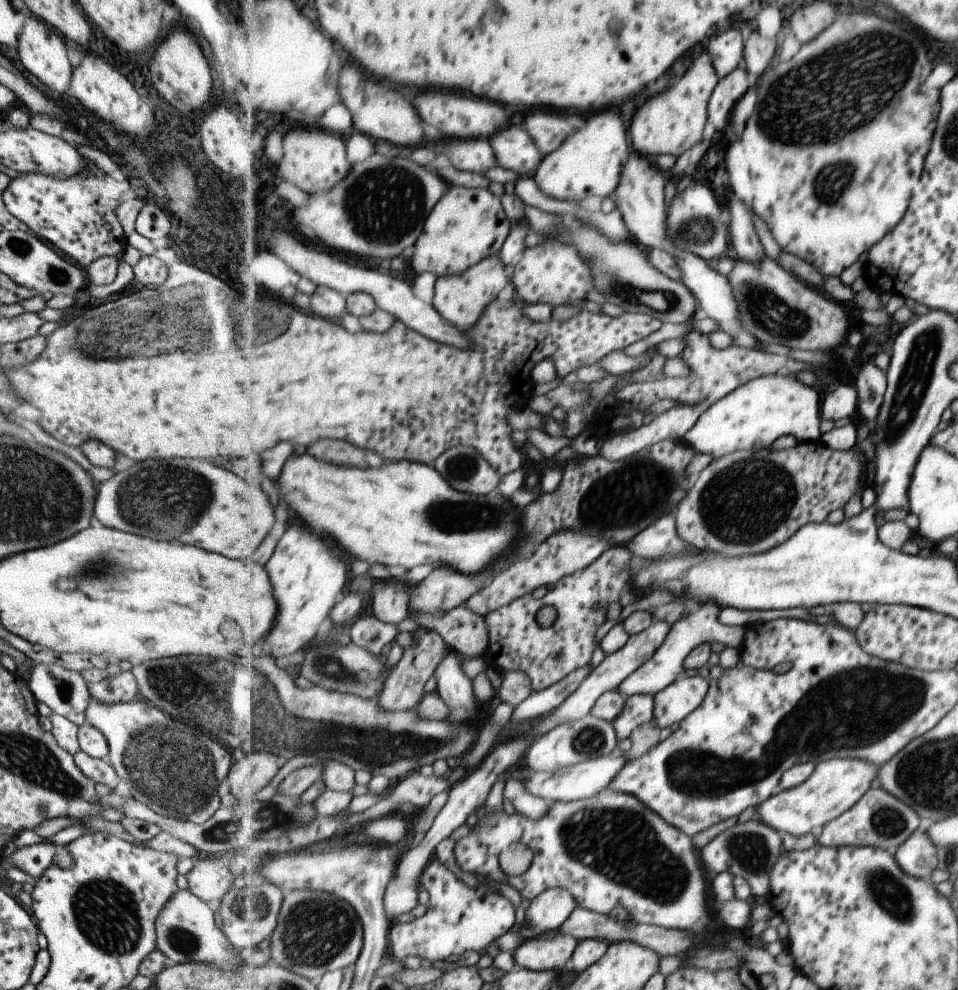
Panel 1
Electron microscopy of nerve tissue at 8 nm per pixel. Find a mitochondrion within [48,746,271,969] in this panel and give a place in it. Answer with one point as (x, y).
(106, 911)

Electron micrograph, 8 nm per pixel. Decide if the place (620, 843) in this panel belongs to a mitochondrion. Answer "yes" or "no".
yes

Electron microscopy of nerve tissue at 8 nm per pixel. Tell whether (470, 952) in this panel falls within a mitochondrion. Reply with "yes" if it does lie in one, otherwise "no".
no

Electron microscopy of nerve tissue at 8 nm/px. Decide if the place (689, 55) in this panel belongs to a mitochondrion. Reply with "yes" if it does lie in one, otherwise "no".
no

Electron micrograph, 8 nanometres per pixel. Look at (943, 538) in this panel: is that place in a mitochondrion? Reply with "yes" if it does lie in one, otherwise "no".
no

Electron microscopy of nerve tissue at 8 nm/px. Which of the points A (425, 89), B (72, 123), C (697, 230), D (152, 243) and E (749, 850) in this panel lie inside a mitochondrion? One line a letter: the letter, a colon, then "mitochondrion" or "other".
A: other
B: other
C: mitochondrion
D: other
E: mitochondrion

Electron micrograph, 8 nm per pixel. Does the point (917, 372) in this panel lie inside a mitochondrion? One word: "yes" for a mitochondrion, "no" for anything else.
yes

